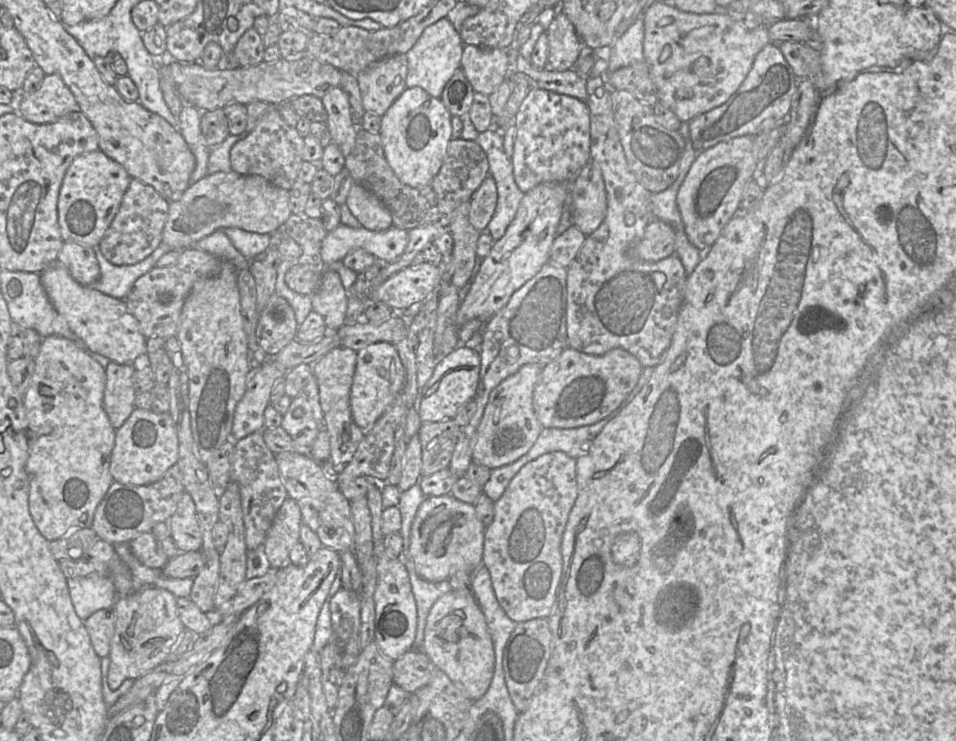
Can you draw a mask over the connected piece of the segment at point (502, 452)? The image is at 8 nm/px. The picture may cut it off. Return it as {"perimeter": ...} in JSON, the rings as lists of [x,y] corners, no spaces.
{"perimeter":[[[525,364],[490,392],[477,428],[473,463],[490,469],[498,468],[516,461],[534,445],[543,429],[533,408],[533,391],[542,369],[543,366],[539,364]]]}

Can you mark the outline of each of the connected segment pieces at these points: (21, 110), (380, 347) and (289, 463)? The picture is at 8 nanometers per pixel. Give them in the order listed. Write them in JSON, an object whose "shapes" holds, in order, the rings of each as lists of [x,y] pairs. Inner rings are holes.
{"shapes":[[[[58,74],[45,75],[40,86],[34,92],[26,93],[21,88],[12,92],[9,104],[23,118],[36,124],[47,124],[59,120],[61,117],[80,110],[74,95]]],[[[376,342],[357,351],[357,361],[350,390],[353,421],[364,431],[370,429],[391,406],[403,387],[405,371],[395,346]]],[[[282,452],[275,454],[275,459],[288,498],[298,505],[302,521],[317,534],[322,546],[336,552],[353,551],[355,529],[351,516],[351,501],[344,497],[325,466],[309,455],[299,453]]]]}

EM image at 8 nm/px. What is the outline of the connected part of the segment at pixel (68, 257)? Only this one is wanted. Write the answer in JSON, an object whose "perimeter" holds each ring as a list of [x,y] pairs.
{"perimeter":[[[66,241],[57,256],[57,262],[84,286],[91,286],[100,276],[100,266],[94,248],[90,246]]]}

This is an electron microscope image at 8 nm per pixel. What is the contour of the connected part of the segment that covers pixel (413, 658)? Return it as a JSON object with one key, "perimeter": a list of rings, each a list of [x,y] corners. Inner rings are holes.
{"perimeter":[[[411,649],[393,662],[393,684],[413,694],[429,683],[435,668],[422,650]]]}

